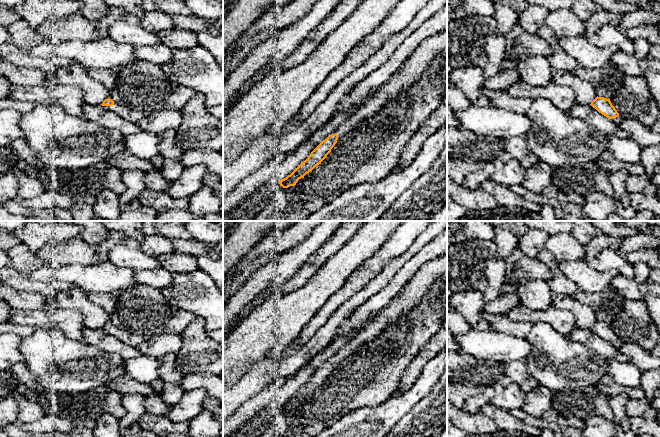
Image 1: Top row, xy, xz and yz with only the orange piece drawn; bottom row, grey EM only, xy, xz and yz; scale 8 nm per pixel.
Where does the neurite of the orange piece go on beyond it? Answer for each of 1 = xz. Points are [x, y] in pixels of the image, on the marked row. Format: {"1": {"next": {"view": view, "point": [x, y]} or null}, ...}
{"1": {"next": {"view": "xz", "point": [419, 61]}}}

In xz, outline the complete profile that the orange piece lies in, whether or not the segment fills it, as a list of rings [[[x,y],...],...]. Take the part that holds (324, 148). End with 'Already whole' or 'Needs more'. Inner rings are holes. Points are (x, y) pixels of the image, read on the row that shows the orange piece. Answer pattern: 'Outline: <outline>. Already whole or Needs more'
Outline: [[[447,29],[424,40],[403,66],[389,78],[374,95],[373,99],[346,119],[331,135],[323,140],[290,175],[280,180],[283,188],[295,186],[299,179],[312,171],[331,152],[337,141],[355,130],[361,123],[377,115],[387,104],[419,80],[433,59],[447,49]]]. Needs more

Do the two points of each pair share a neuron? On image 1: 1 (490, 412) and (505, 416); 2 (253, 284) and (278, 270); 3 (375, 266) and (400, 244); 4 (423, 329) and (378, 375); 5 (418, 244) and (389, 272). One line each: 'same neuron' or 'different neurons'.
1: same neuron
2: same neuron
3: same neuron
4: same neuron
5: same neuron

